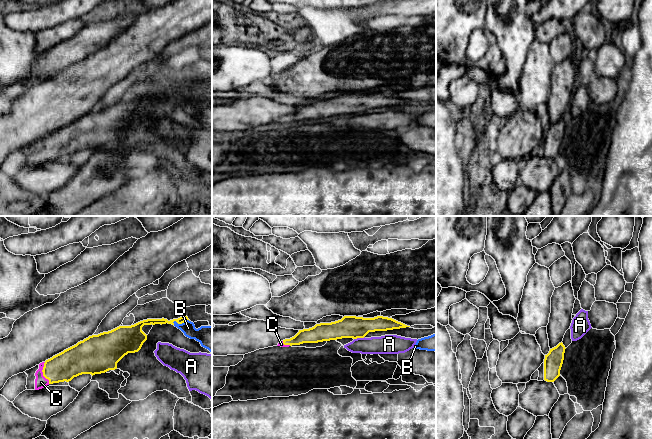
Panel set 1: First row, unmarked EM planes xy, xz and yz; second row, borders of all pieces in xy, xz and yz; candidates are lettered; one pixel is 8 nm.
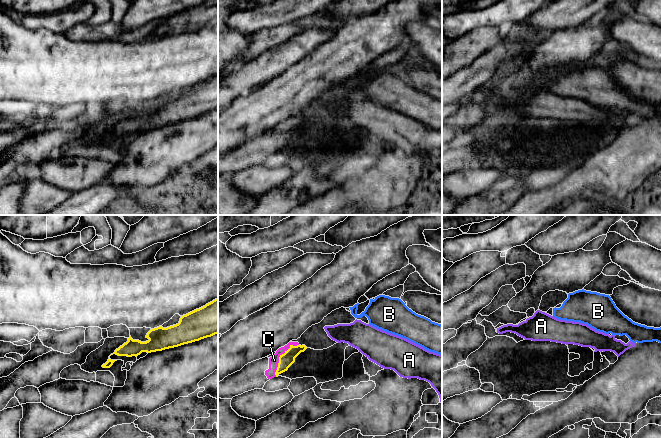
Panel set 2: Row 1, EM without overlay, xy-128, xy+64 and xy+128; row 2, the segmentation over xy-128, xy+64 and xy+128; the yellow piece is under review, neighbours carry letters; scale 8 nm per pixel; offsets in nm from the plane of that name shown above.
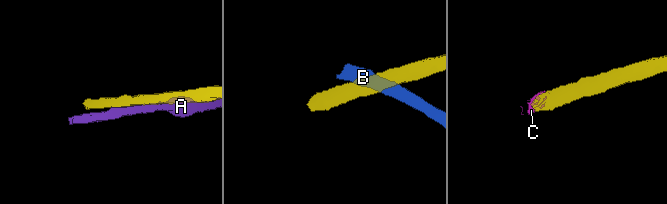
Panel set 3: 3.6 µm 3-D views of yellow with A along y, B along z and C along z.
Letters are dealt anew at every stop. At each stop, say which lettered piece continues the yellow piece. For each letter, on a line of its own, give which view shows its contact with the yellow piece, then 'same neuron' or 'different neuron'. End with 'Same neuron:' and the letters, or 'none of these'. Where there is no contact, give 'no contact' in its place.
A: contact in xz; different neuron
B: contact in xy; different neuron
C: contact in xy; same neuron
Same neuron: C

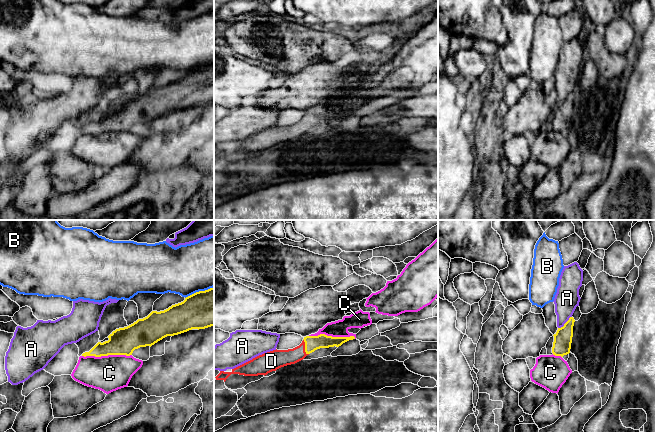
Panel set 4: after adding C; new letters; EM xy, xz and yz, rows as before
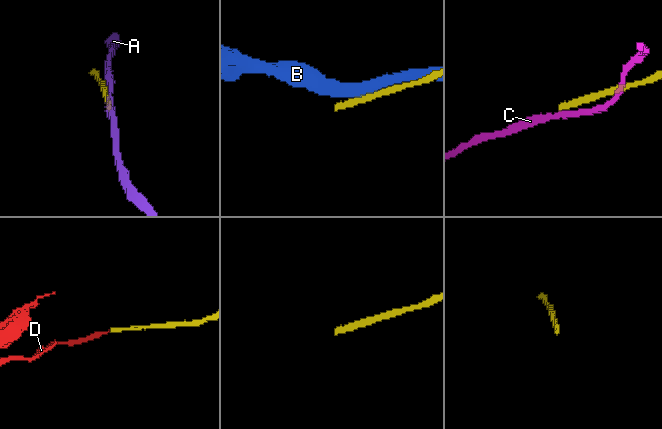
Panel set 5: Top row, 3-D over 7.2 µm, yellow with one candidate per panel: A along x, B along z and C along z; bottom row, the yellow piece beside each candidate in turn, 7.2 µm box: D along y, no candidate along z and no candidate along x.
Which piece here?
A: contact in yz; different neuron
B: contact in xy; different neuron
C: contact in xy; different neuron
D: contact in xz; same neuron
Same neuron: D

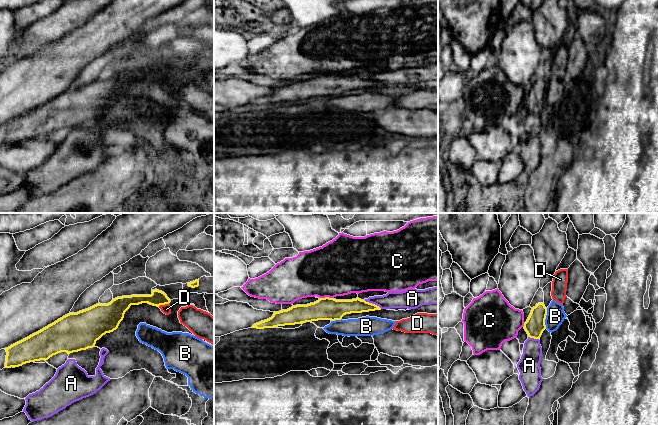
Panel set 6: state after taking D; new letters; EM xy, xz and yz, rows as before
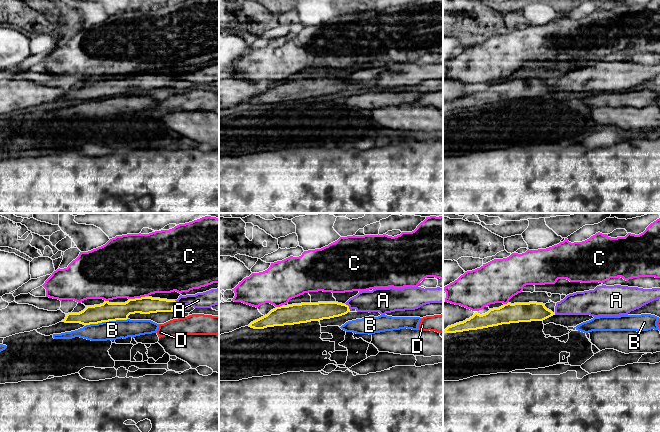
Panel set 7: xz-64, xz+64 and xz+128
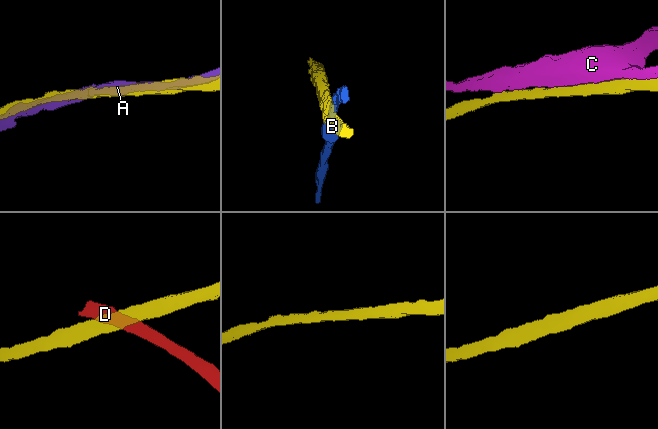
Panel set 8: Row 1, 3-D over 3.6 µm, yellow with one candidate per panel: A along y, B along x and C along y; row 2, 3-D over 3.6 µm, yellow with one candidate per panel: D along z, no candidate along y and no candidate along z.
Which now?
A: contact in xz; different neuron
B: contact in yz; different neuron
C: contact in xz; different neuron
D: contact in xy; different neuron
Same neuron: none of these

